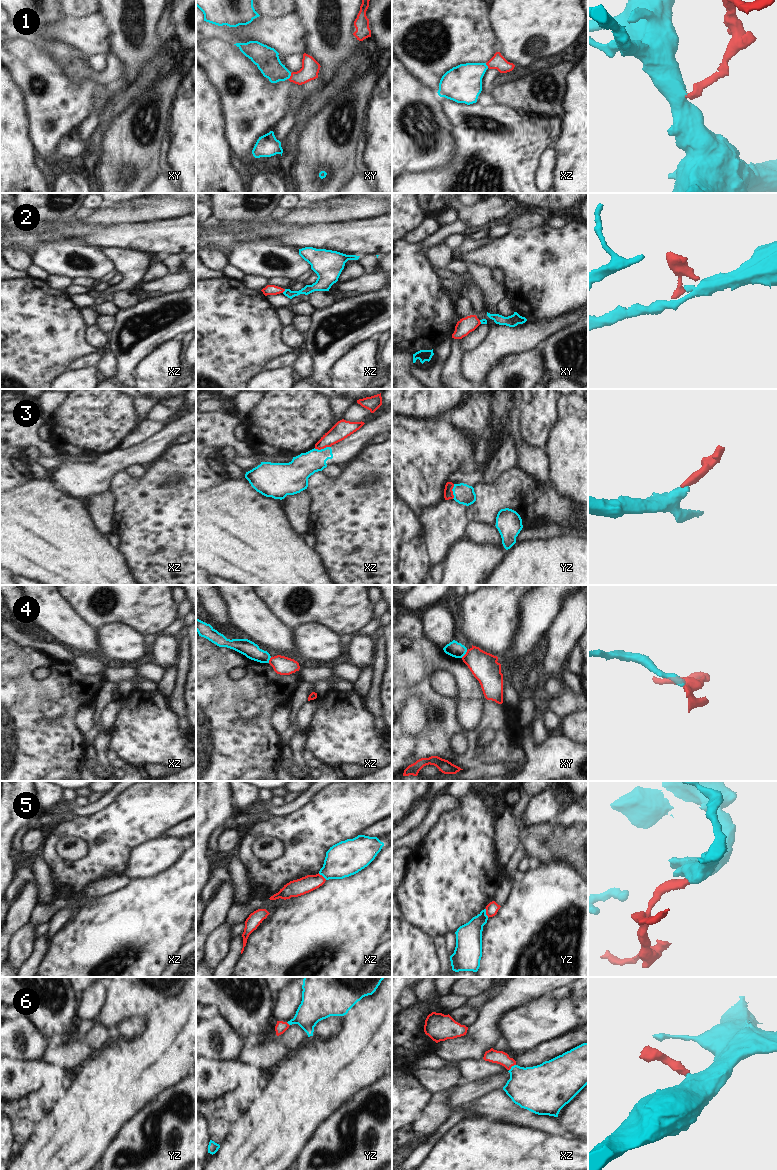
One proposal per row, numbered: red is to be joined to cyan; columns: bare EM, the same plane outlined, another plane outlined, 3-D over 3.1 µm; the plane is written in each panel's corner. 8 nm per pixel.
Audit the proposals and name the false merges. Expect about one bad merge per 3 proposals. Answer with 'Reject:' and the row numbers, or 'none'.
Reject: 2, 3, 4, 5

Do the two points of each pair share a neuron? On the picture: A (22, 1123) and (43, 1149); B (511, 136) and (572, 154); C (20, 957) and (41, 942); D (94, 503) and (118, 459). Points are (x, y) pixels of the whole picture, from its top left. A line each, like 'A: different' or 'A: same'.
A: different
B: different
C: different
D: different

